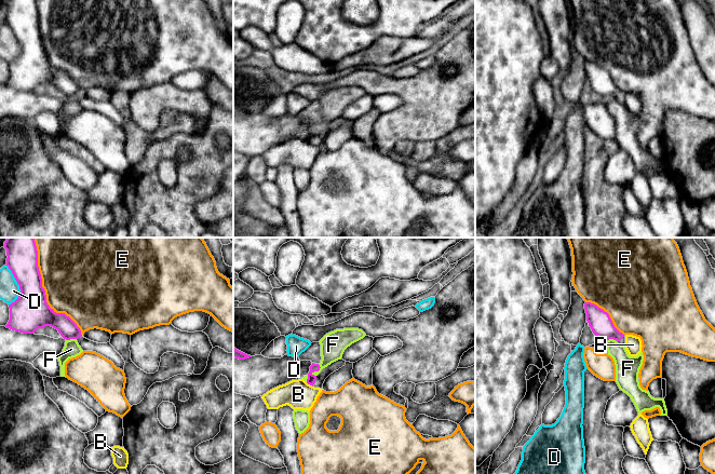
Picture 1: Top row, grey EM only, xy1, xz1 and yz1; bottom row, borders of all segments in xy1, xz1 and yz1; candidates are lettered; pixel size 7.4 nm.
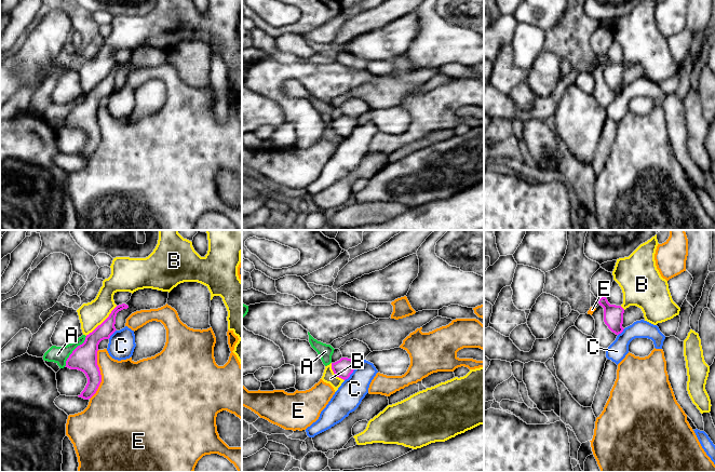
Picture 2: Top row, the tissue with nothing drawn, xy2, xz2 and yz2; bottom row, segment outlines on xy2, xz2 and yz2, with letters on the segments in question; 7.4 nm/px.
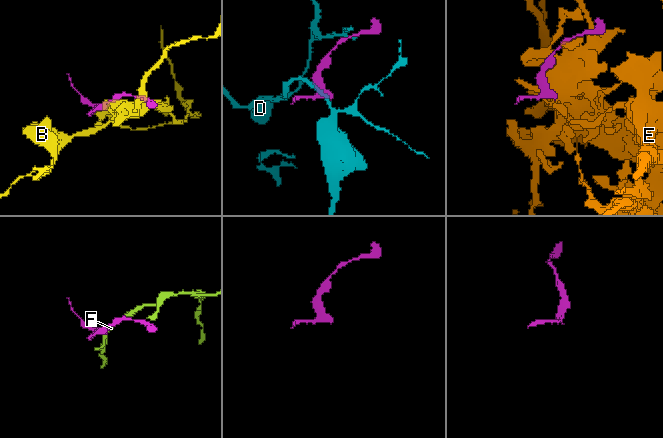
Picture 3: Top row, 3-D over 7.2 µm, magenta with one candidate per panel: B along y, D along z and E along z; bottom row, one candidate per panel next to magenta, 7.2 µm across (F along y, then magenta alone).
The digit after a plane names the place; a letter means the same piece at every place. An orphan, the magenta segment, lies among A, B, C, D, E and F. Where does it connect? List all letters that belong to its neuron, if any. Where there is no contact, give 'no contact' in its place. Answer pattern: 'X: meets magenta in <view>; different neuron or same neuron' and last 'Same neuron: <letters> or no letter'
A: meets magenta in xy2; different neuron
B: meets magenta in xy2; different neuron
C: meets magenta in xz2; different neuron
D: meets magenta in xy1; different neuron
E: meets magenta in xy1; same neuron
F: meets magenta in xz1; different neuron
Same neuron: E

